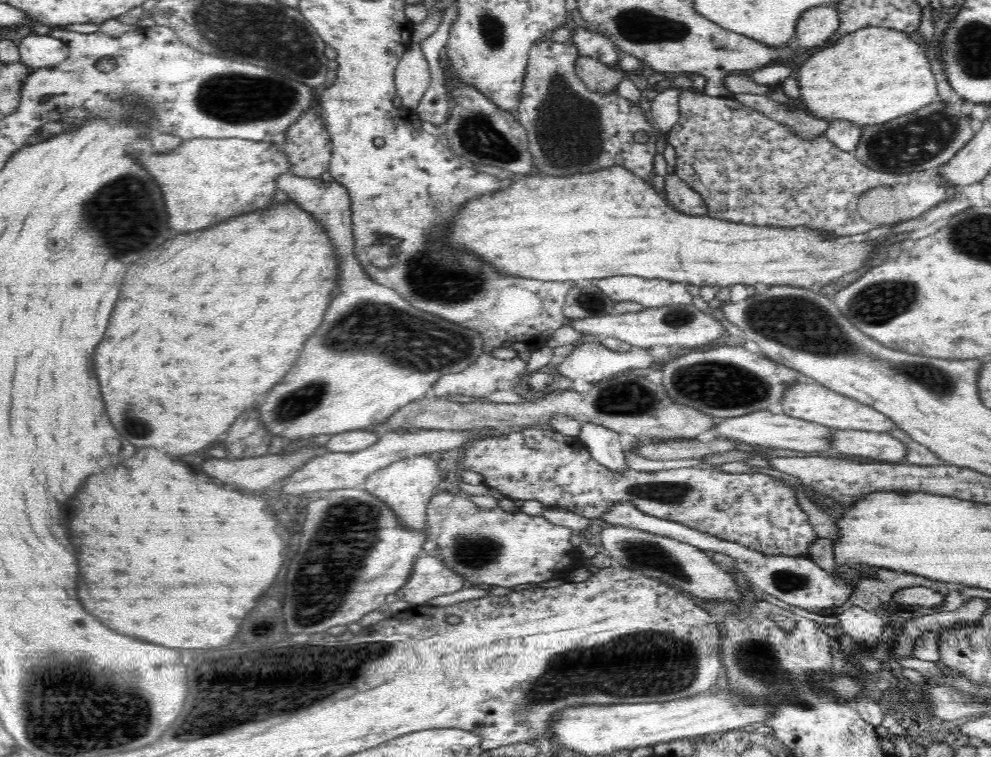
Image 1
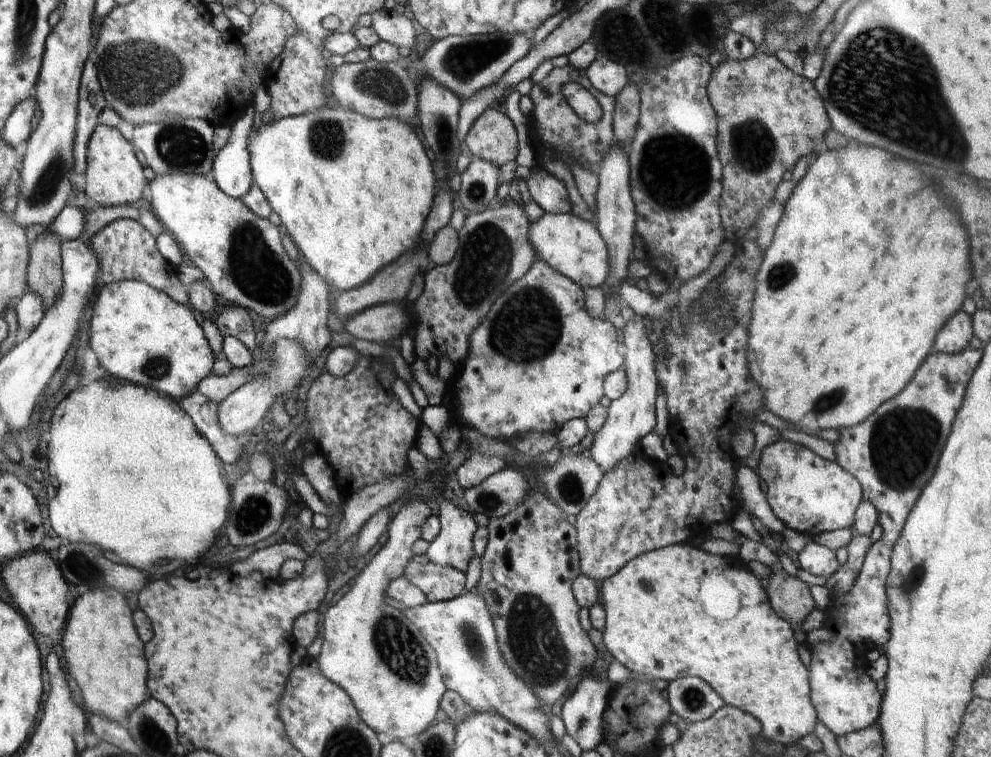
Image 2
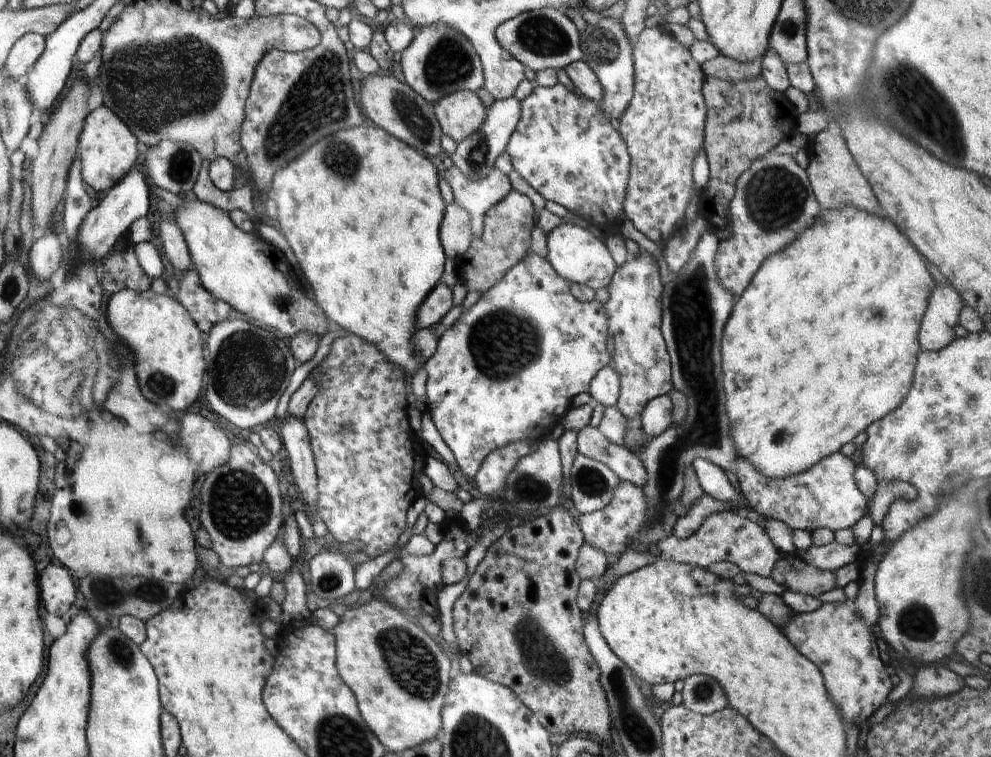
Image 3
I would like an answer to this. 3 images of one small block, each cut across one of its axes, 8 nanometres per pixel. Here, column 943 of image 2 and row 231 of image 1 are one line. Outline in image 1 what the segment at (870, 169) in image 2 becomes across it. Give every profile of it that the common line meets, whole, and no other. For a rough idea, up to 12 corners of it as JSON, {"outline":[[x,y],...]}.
{"outline":[[294,202],[178,234],[94,364],[138,450],[286,376],[340,272]]}

